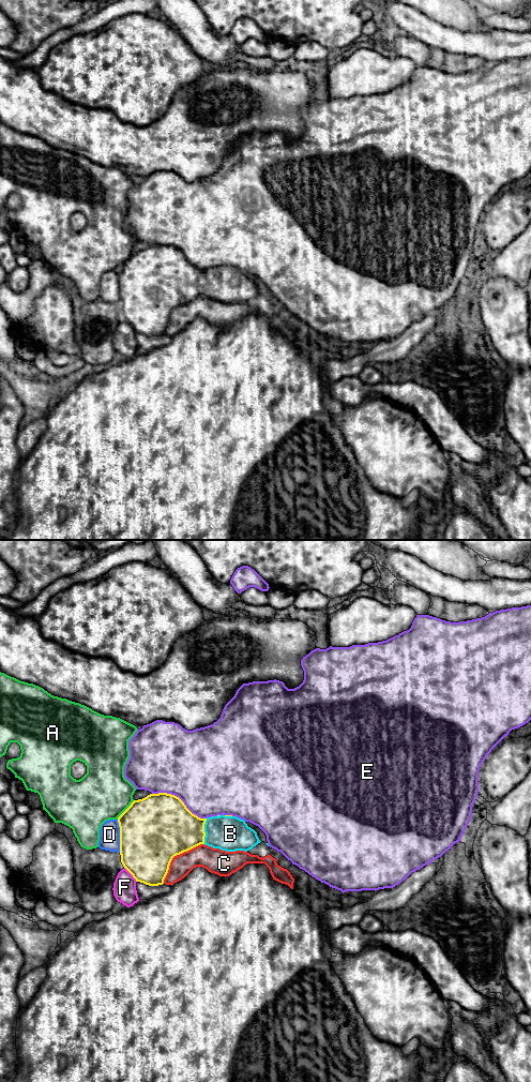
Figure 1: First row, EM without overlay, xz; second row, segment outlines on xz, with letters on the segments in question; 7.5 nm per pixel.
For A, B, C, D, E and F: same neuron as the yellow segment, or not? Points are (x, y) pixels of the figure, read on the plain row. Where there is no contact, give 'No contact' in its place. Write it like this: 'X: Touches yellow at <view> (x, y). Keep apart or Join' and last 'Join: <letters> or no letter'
A: Touches yellow at xz (125, 261). Keep apart
B: Touches yellow at xz (203, 283). Join
C: Touches yellow at xz (176, 306). Keep apart
D: Touches yellow at xz (120, 287). Keep apart
E: Touches yellow at xz (180, 251). Keep apart
F: Touches yellow at xz (131, 325). Keep apart
Join: B

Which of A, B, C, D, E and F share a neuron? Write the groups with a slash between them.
A / B / C / D / E / F

